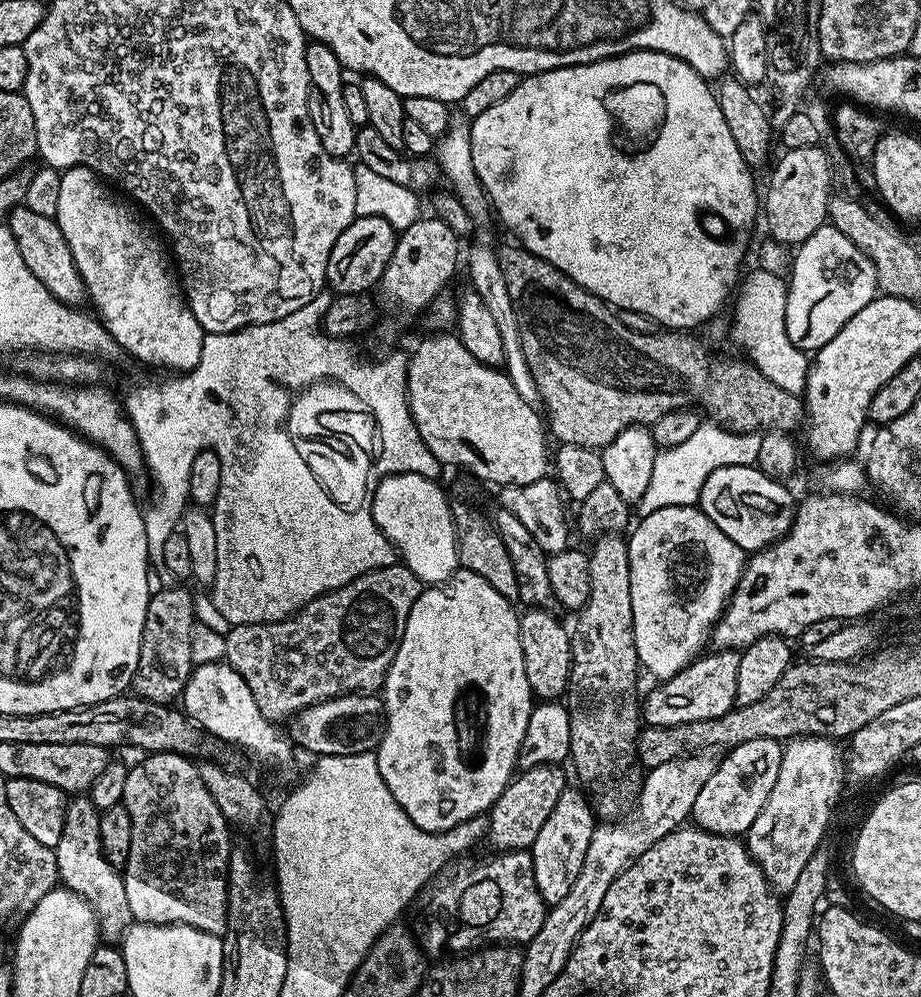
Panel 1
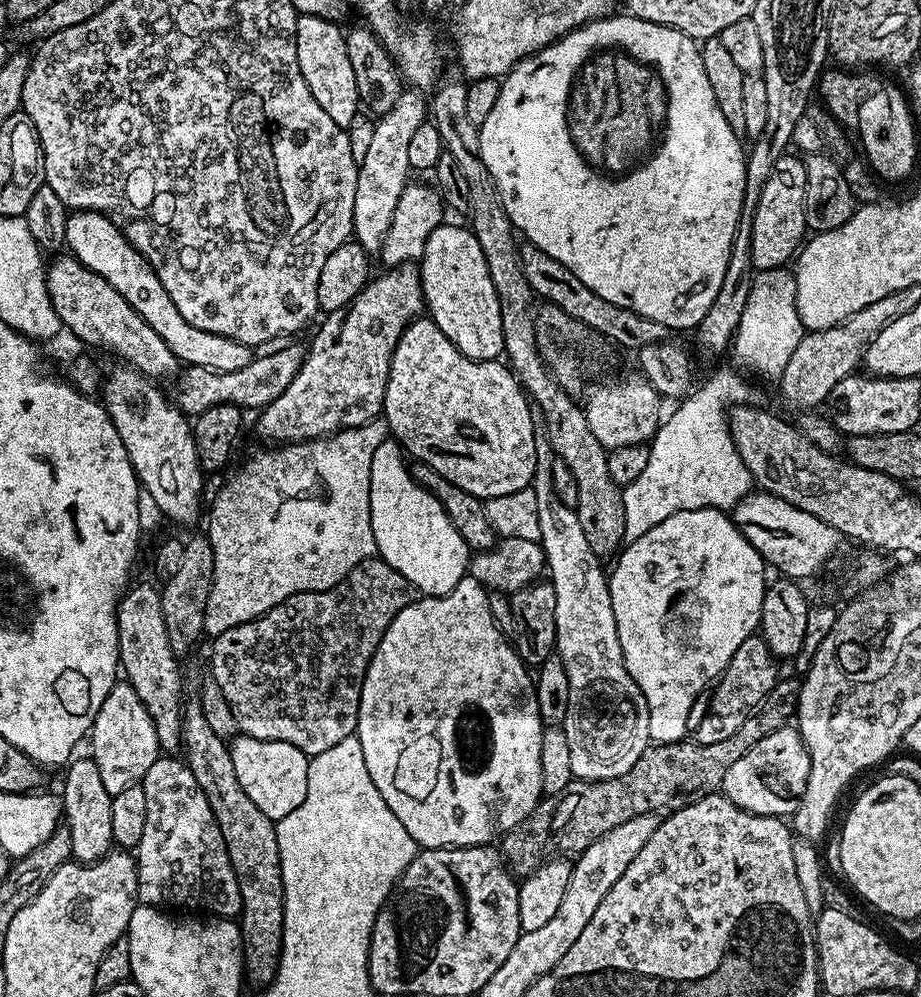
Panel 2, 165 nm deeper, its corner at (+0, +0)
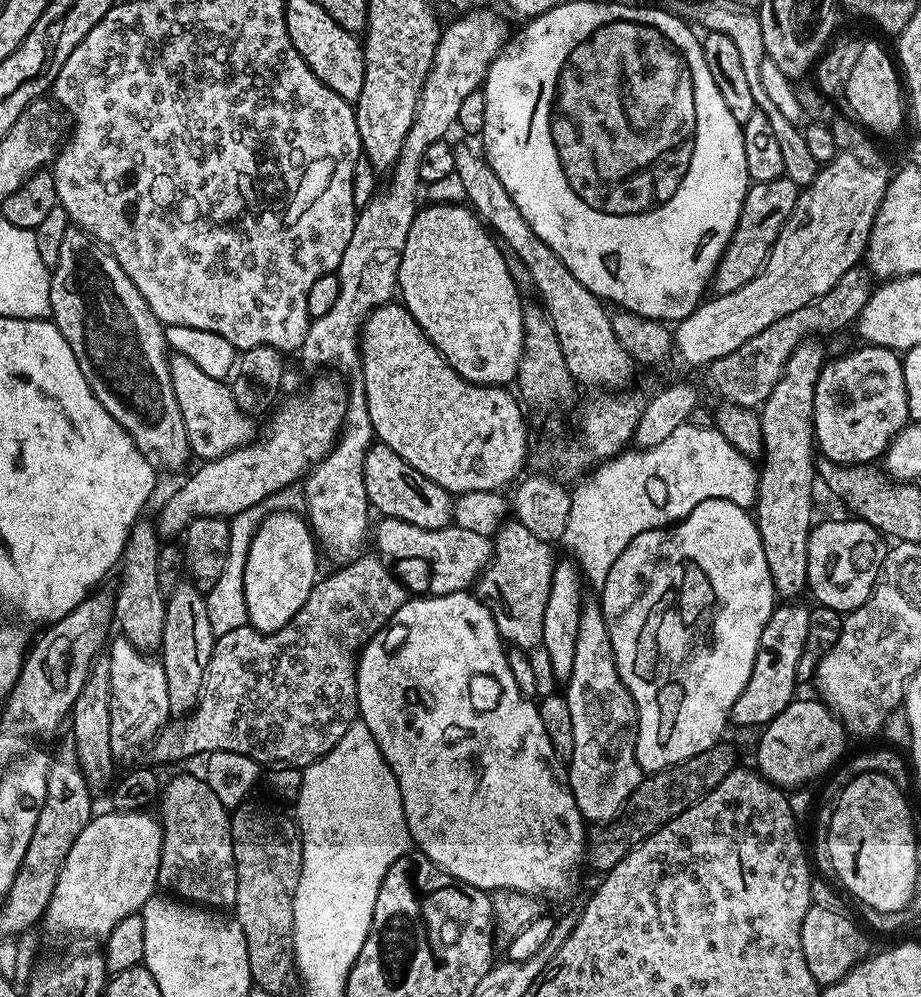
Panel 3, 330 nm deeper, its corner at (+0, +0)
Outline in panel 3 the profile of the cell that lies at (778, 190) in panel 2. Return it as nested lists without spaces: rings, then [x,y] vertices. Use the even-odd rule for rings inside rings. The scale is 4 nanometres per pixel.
[[[785,175],[777,180],[752,184],[749,187],[740,211],[740,220],[710,281],[711,287],[716,288],[717,293],[730,294],[734,290],[742,290],[742,286],[746,286],[750,278],[754,278],[764,269],[764,264],[772,253],[774,242],[780,231],[784,229],[784,223],[790,218],[801,195],[801,189]]]

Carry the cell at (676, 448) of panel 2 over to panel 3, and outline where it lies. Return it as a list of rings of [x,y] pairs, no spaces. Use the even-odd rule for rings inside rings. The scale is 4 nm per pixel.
[[[687,423],[678,426],[658,446],[625,450],[603,461],[592,477],[580,482],[585,484],[577,483],[577,488],[571,489],[570,518],[566,518],[562,544],[577,556],[583,579],[587,583],[589,580],[593,589],[604,588],[610,566],[618,562],[618,554],[638,534],[685,520],[690,510],[702,502],[729,500],[739,508],[751,509],[760,485],[757,465],[752,465],[755,463],[749,457],[729,452],[719,428],[699,428]]]

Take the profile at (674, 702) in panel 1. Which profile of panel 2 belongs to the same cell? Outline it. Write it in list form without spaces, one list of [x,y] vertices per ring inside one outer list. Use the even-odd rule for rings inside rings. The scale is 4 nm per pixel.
[[[753,634],[738,646],[734,658],[730,658],[728,669],[720,675],[720,679],[715,681],[712,692],[712,705],[708,708],[708,713],[700,720],[700,729],[697,730],[695,739],[702,744],[710,742],[722,742],[722,738],[730,738],[742,722],[755,710],[770,694],[770,690],[775,686],[778,673],[776,673],[777,657],[773,656],[766,646],[764,637]],[[716,688],[716,689],[715,689]]]

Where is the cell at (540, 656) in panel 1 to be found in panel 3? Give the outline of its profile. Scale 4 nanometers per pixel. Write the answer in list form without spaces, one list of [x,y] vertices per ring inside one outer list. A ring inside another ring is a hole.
[[[509,518],[496,531],[492,561],[474,585],[474,595],[490,610],[500,631],[500,639],[511,647],[531,650],[542,645],[542,618],[546,618],[546,602],[550,602],[550,586],[558,557],[552,553],[553,545],[542,538],[534,538],[526,526],[515,518]]]

